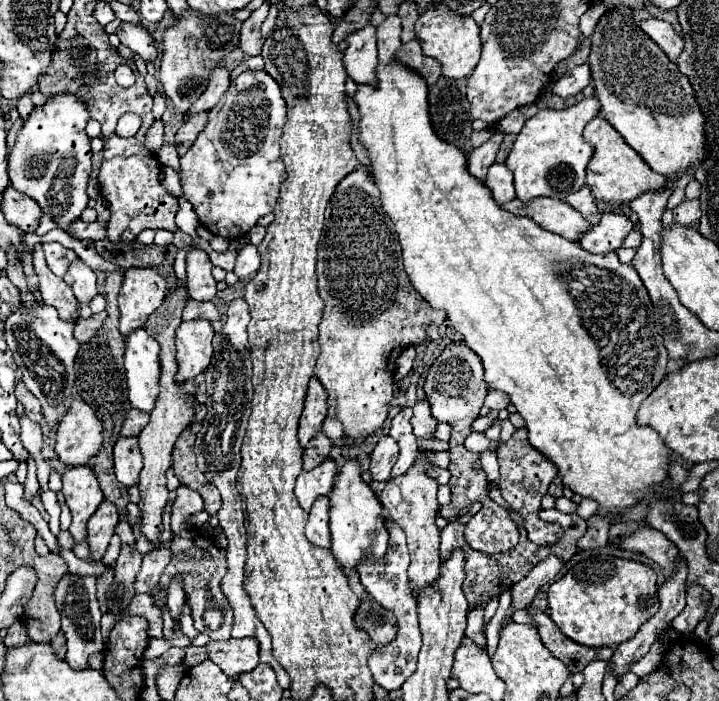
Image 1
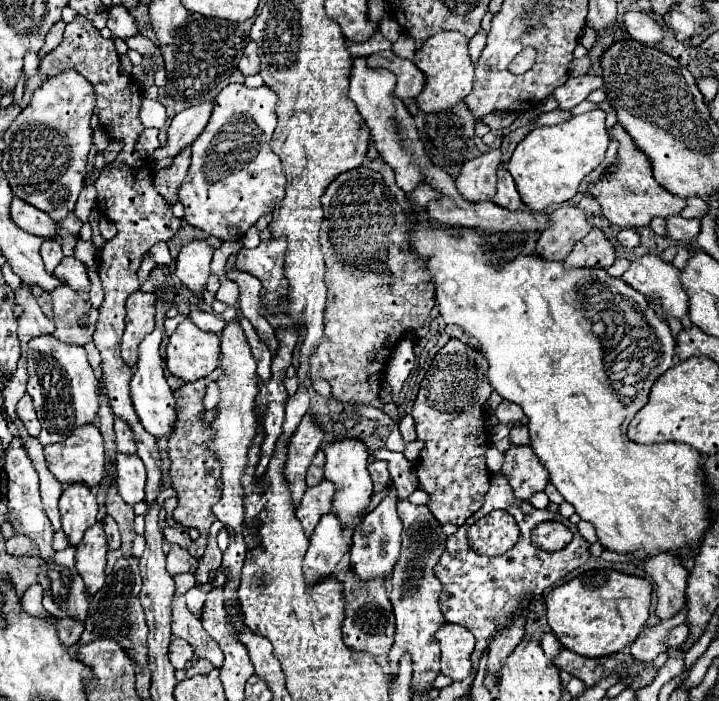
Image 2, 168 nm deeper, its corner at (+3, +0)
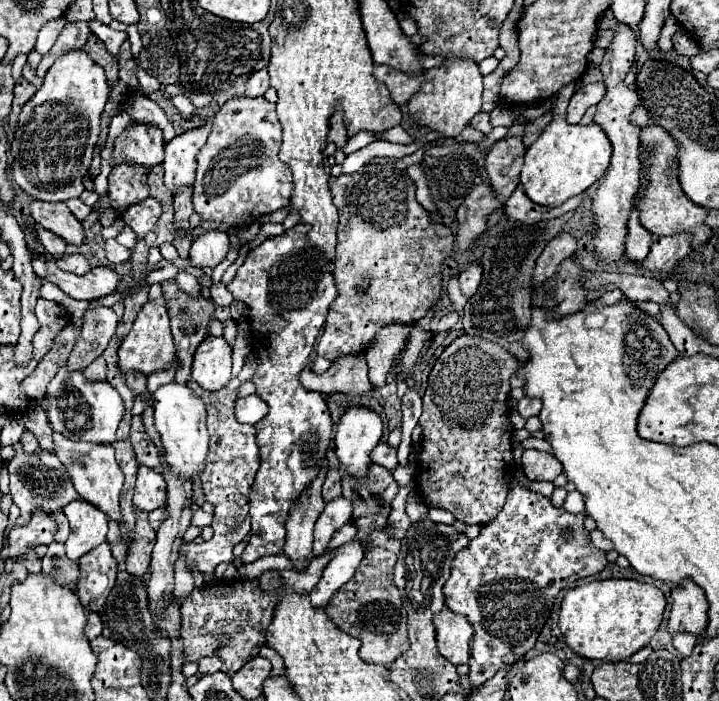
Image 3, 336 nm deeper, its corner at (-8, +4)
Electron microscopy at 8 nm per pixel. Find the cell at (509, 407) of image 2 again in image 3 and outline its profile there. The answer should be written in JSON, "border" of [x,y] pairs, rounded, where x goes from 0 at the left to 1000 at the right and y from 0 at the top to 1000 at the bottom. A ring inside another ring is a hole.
{"border":[[[727,565],[727,568],[722,571],[722,576],[719,576],[719,588],[722,588],[730,599],[733,599],[733,596],[739,596],[739,593],[747,593],[747,591],[750,591],[750,585],[752,585],[750,571],[736,568],[736,565]]]}

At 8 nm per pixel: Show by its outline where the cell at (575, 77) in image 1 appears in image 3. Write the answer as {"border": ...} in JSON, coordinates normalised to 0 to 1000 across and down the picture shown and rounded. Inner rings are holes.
{"border":[[[825,117],[825,120],[814,120],[808,123],[791,146],[789,154],[789,174],[791,177],[805,177],[805,171],[811,168],[811,163],[816,160],[816,154],[830,151],[841,137],[841,120],[839,117]]]}

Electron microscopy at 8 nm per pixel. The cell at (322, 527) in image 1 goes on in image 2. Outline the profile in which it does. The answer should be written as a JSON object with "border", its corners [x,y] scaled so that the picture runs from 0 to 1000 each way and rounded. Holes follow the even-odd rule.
{"border":[[[462,733],[448,736],[431,767],[428,787],[423,793],[420,816],[426,822],[426,833],[439,833],[462,822],[470,802],[484,787],[487,787],[487,776],[476,759],[473,742],[467,742],[467,736]]]}

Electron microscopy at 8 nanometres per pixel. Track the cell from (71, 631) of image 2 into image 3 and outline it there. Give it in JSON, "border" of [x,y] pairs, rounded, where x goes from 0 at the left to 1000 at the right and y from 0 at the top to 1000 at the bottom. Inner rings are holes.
{"border":[[[124,873],[121,876],[121,890],[118,890],[118,907],[124,913],[135,910],[140,904],[140,884],[138,884],[138,876],[135,873]]]}

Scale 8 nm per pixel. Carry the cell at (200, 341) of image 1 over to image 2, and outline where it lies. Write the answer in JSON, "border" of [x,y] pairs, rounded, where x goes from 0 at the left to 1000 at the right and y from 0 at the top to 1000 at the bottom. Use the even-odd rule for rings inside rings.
{"border":[[[259,454],[234,485],[231,522],[236,534],[256,545],[273,545],[289,536],[306,514],[306,482],[278,471]]]}

